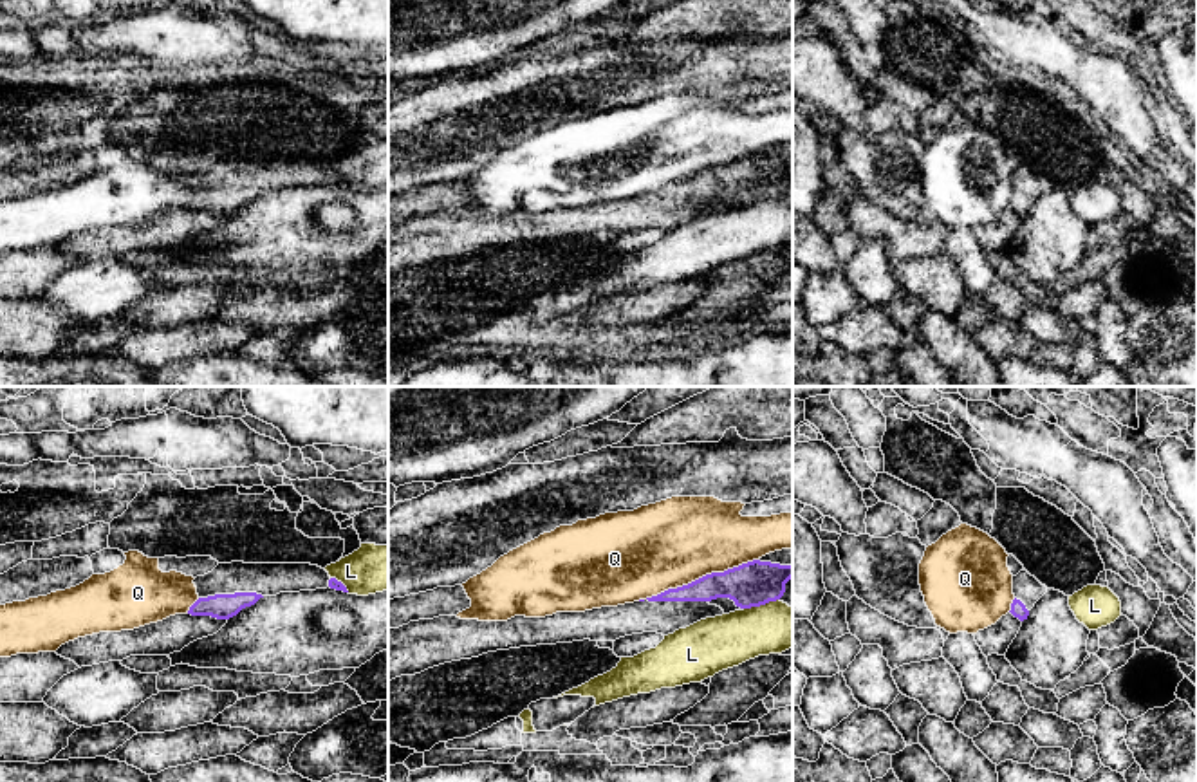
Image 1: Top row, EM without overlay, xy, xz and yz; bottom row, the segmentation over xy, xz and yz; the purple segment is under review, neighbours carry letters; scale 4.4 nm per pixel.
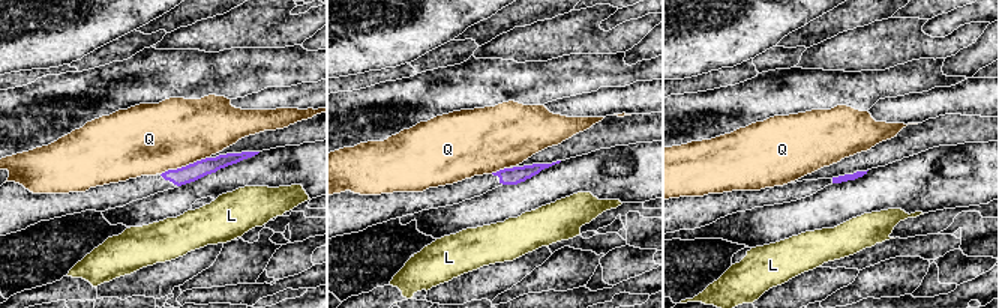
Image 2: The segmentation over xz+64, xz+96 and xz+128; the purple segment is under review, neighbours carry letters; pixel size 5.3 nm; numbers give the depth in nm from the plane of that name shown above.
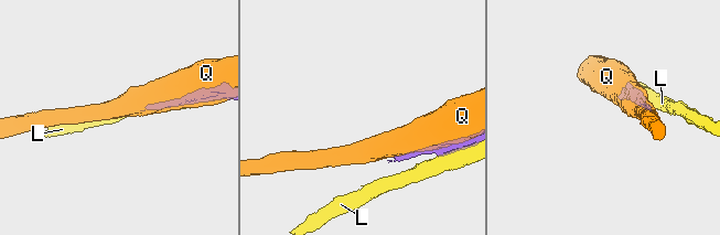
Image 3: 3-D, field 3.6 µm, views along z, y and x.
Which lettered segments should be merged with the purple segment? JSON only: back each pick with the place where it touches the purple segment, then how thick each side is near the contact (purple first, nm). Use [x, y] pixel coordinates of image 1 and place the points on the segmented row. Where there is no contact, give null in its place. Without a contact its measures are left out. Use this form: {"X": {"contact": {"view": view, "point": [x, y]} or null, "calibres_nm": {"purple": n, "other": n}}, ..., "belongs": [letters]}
{"belongs": []}

